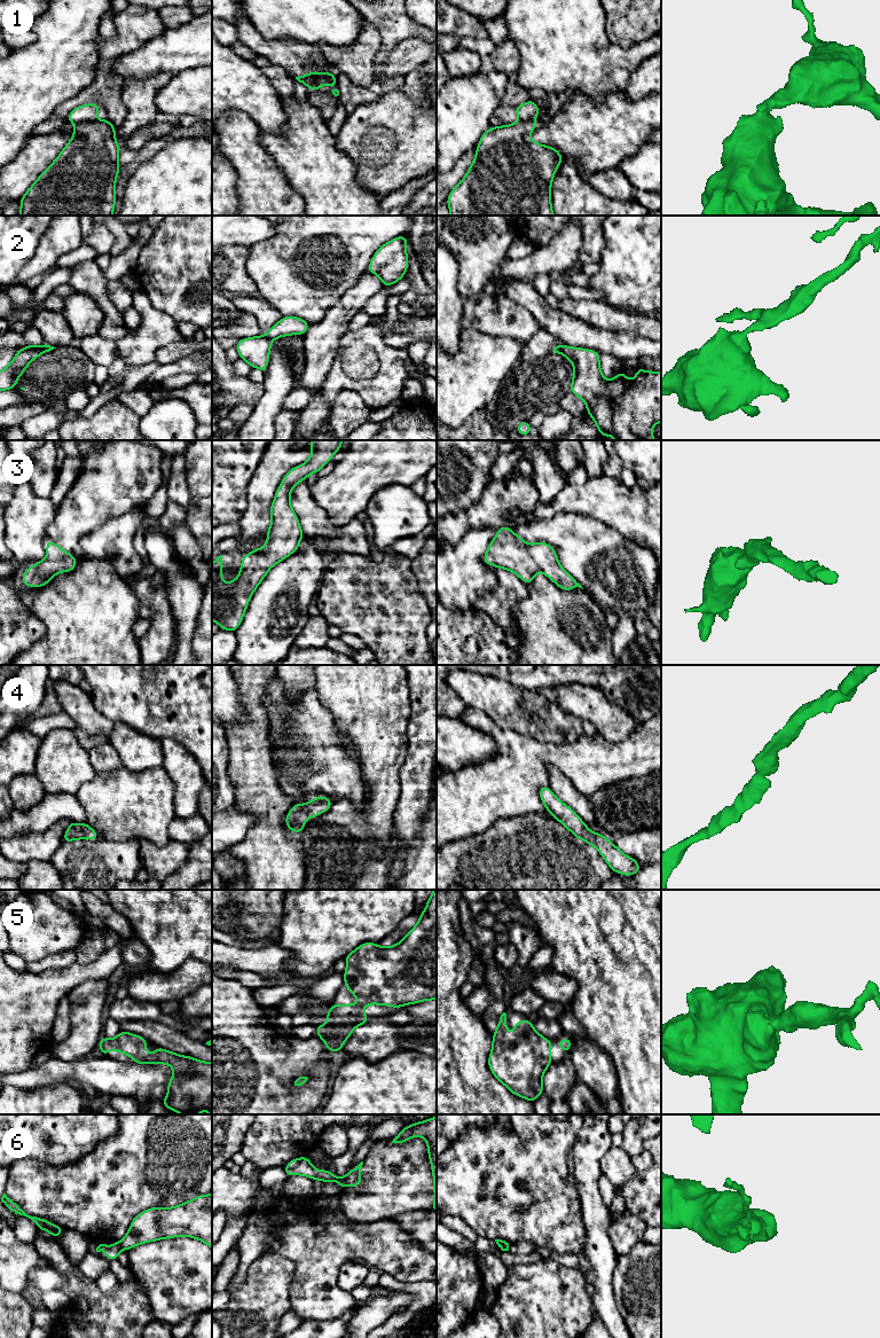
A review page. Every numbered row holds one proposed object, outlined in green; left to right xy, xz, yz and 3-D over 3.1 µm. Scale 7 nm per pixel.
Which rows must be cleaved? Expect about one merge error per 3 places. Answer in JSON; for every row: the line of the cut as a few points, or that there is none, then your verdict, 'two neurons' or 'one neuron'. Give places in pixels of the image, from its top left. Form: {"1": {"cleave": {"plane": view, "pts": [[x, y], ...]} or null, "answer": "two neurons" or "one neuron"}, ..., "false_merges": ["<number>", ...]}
{"1": {"cleave": {"plane": "xy", "pts": [[94, 118], [79, 122], [76, 125]]}, "answer": "two neurons"}, "2": {"cleave": {"plane": "xz", "pts": [[266, 335], [270, 341]]}, "answer": "two neurons"}, "3": {"cleave": null, "answer": "one neuron"}, "4": {"cleave": null, "answer": "one neuron"}, "5": {"cleave": null, "answer": "one neuron"}, "6": {"cleave": {"plane": "xy", "pts": [[118, 1242], [123, 1249]]}, "answer": "two neurons"}, "false_merges": ["1", "2", "6"]}

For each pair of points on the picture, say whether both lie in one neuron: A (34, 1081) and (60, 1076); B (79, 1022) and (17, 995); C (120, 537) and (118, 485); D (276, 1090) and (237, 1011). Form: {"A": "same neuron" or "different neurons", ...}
{"A": "same neuron", "B": "different neurons", "C": "different neurons", "D": "same neuron"}

